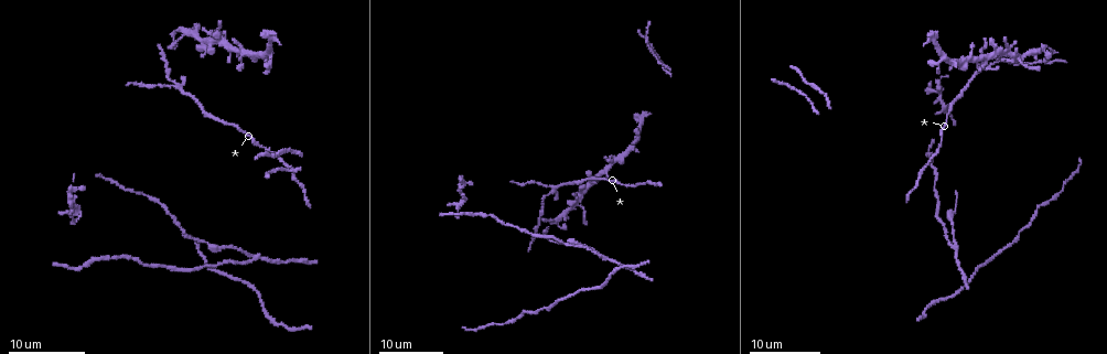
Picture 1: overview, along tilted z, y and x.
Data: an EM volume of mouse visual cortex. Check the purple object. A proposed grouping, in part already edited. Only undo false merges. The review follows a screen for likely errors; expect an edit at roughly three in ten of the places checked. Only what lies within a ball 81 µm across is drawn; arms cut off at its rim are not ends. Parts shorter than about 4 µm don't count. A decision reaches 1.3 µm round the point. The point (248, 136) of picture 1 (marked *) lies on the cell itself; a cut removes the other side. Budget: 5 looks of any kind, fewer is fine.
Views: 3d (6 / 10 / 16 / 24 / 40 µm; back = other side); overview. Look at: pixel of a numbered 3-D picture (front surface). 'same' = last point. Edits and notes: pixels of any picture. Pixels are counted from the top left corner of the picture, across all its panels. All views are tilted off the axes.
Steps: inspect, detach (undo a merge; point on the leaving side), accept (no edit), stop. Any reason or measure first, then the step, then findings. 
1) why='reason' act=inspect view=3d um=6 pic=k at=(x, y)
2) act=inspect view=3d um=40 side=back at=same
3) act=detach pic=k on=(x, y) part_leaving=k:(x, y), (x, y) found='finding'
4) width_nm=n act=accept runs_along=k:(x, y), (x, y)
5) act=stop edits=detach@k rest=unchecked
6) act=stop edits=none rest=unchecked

why='branch point' act=inspect view=3d um=24 pic=1 at=(956, 242)

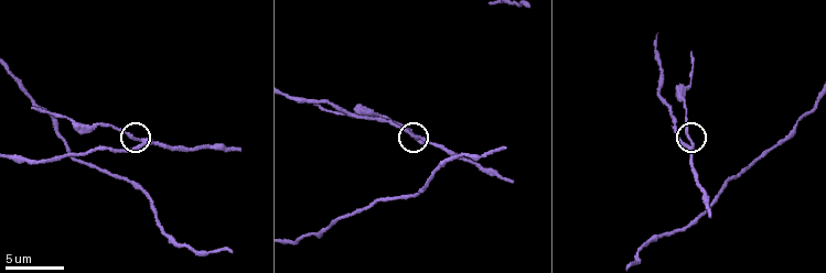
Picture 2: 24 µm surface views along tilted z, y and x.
act=inspect view=3d um=6 pic=2 at=(689, 139)

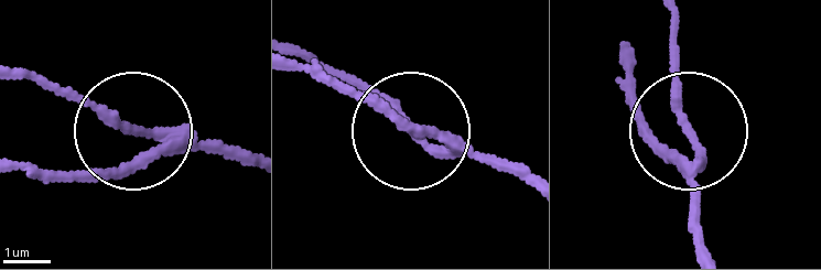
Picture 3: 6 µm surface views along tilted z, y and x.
arms=3 act=detach pic=3 on=(123, 122) part_leaving=3:(693, 162), (666, 12) found='a second cell is stuck on'

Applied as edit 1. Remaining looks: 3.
why='redraw' act=inspect view=overview

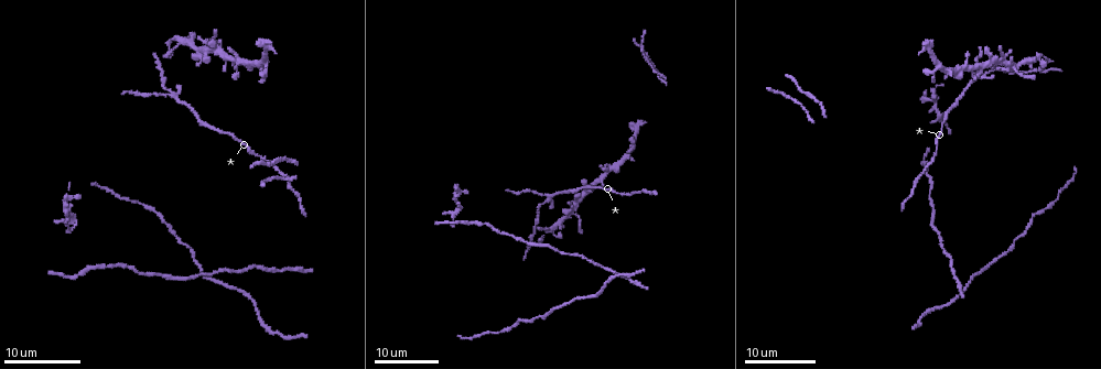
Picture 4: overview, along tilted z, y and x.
why='four or more arms meet' act=inspect view=3d um=24 pic=4 at=(172, 95)

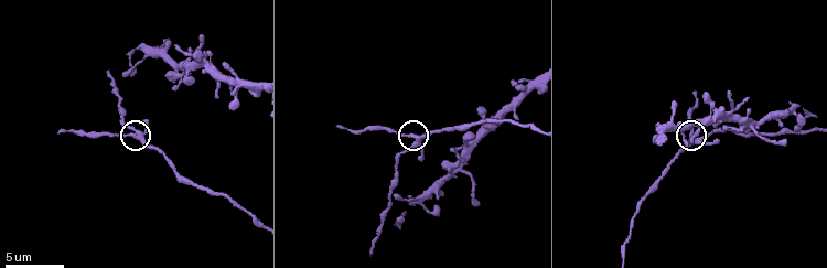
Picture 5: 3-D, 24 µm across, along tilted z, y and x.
act=inspect view=3d um=6 pic=5 at=(695, 141)

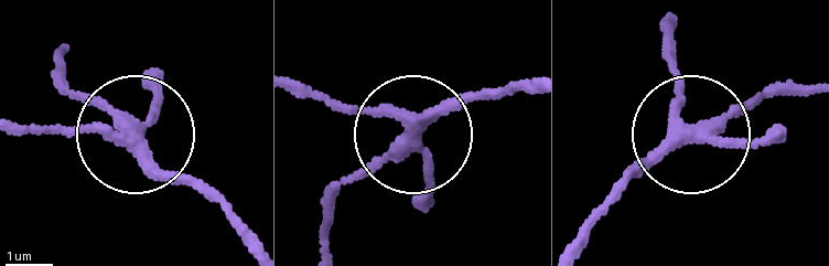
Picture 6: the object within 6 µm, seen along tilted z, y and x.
side_arm_um=33 act=accept runs_along=6:(524, 82), (411, 129), (299, 98) found='continuous, no second cell'

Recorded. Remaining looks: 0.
act=stop edits=detach@3 rest=unchecked

